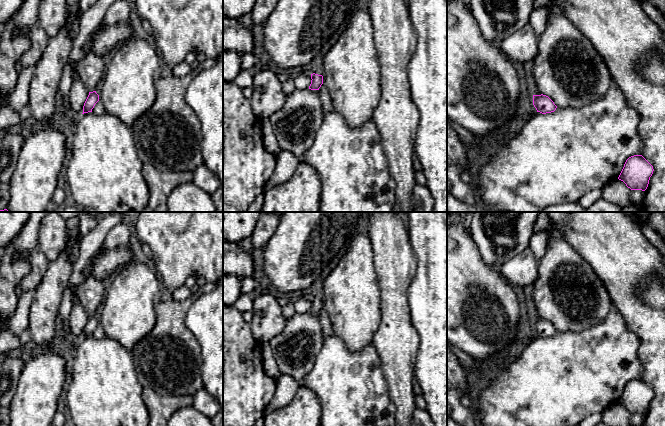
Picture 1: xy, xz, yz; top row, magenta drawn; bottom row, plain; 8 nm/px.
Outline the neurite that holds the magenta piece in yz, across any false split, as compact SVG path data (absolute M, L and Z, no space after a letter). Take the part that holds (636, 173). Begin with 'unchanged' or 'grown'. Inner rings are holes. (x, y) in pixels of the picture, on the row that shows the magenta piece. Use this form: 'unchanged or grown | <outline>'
unchanged | M634 155L626 160L618 179L631 190L645 191L653 171L653 166L642 155Z

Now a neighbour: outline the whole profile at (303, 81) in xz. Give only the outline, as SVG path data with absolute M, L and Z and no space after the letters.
M304 74L294 79L295 87L297 89L307 89L311 84L311 74Z

